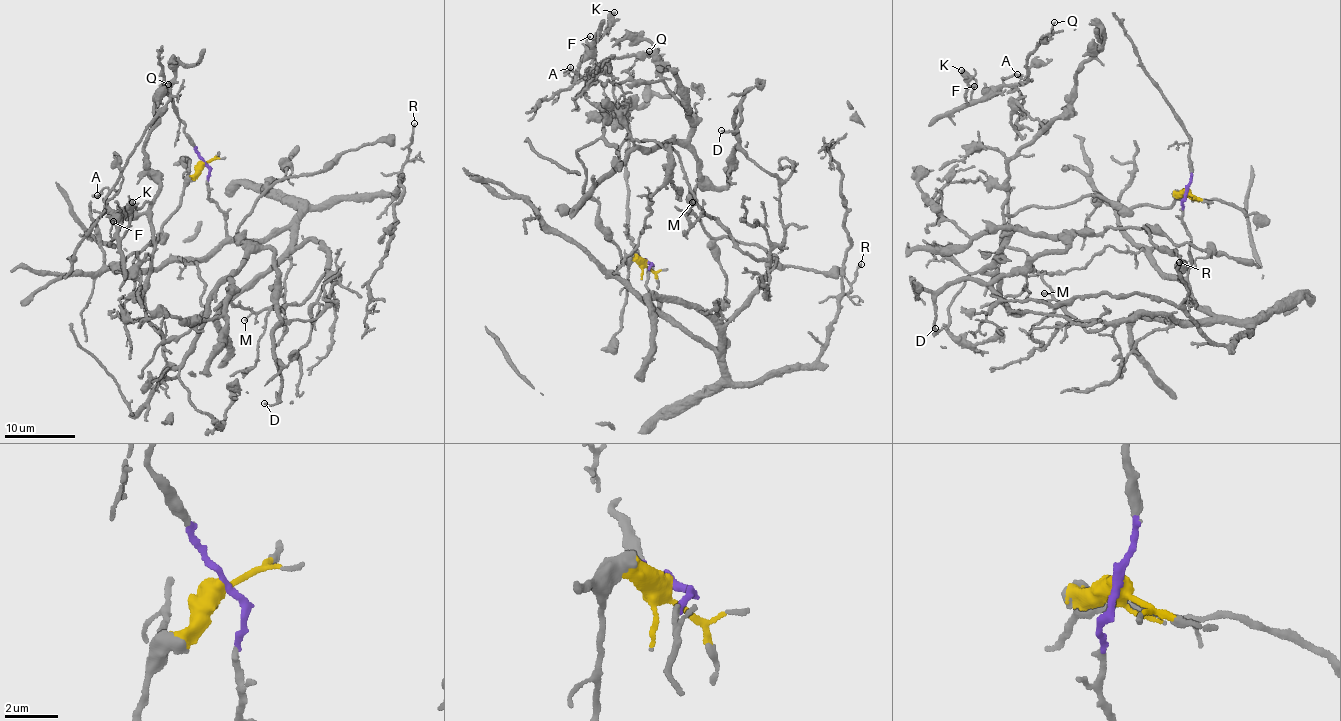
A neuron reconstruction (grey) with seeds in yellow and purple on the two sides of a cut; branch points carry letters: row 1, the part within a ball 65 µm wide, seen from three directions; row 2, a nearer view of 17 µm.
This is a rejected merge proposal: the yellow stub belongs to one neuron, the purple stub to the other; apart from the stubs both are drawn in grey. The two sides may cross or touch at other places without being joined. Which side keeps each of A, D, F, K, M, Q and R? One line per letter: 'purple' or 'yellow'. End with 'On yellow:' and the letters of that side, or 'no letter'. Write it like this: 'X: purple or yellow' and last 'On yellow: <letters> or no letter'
A: yellow
D: yellow
F: yellow
K: yellow
M: purple
Q: yellow
R: purple
On yellow: A, D, F, K, Q

